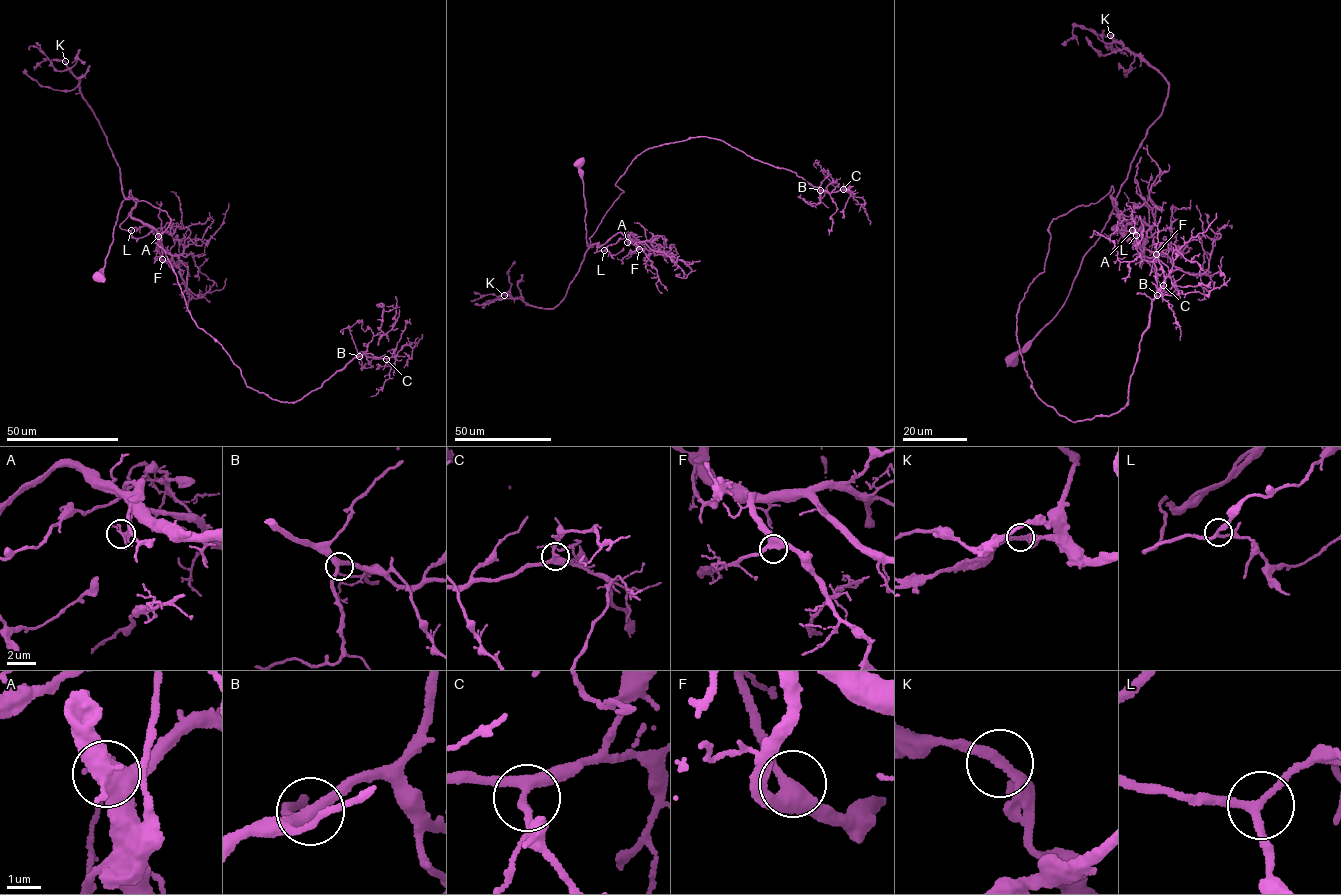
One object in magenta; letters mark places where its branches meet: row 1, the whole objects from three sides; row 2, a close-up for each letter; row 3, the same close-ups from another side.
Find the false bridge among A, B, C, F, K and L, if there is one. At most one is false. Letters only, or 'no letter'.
A

